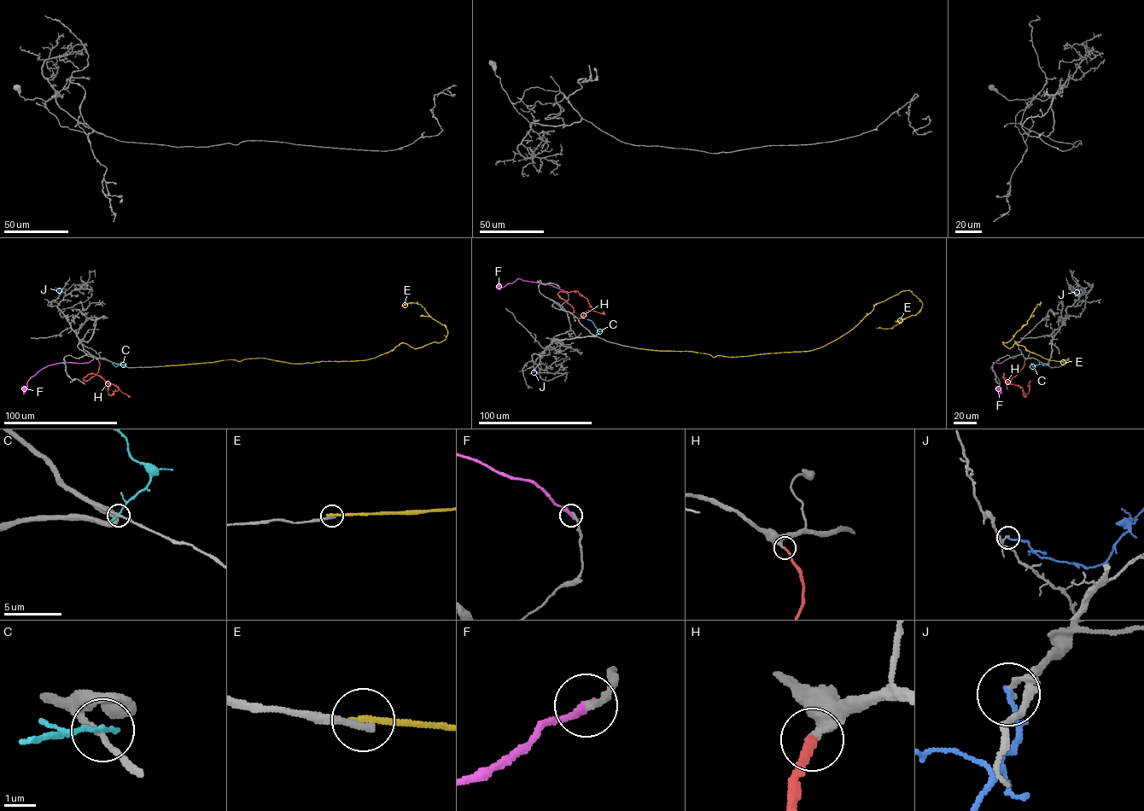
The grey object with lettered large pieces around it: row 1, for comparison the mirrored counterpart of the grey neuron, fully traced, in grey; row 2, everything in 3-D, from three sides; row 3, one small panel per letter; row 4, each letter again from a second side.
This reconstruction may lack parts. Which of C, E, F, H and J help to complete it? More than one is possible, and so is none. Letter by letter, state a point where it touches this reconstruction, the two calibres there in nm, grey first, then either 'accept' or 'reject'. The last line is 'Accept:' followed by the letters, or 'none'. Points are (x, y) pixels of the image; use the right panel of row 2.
C: (1047, 364) | 180/200 nm | reject
E: (1060, 365) | 240/240 nm | reject
F: (1006, 359) | 200/320 nm | reject
H: (1025, 359) | 200/260 nm | accept
J: (1071, 290) | 150/140 nm | reject
Accept: H

